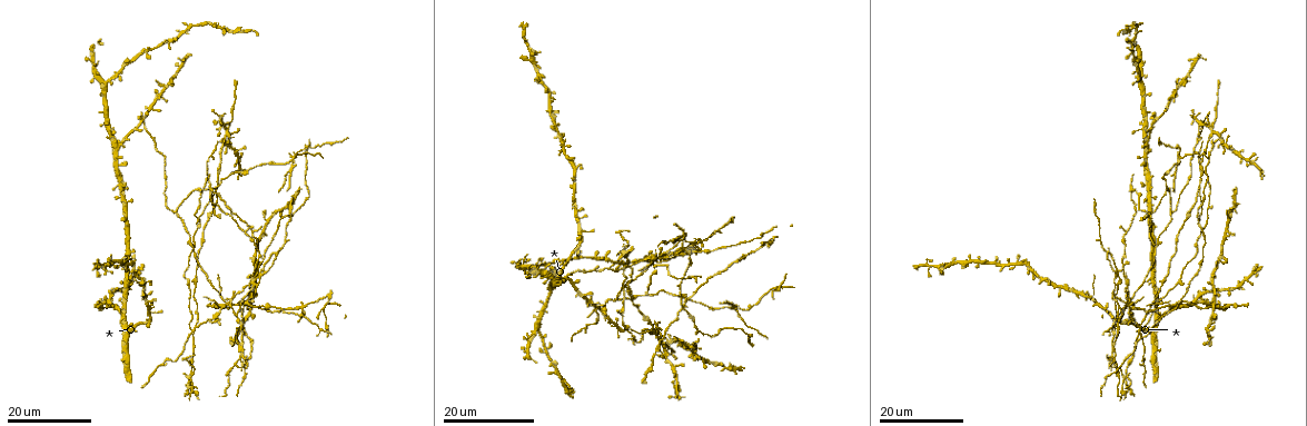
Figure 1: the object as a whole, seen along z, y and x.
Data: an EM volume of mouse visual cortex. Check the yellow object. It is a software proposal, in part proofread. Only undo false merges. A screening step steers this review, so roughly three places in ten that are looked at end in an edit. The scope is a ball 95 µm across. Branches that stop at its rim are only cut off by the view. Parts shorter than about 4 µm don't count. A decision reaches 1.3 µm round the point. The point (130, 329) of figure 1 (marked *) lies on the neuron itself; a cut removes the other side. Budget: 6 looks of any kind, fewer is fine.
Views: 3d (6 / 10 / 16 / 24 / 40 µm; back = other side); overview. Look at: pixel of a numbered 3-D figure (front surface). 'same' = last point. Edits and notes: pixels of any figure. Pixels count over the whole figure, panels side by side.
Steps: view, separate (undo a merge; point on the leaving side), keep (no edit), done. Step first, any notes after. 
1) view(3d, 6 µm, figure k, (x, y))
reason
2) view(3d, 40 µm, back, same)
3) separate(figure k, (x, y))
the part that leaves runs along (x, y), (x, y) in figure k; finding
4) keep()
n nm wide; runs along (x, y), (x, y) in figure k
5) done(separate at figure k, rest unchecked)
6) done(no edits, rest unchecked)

view(3d, 24 µm, figure 1, (1138, 339))
sudden change in width

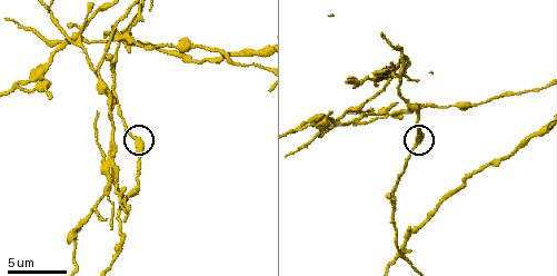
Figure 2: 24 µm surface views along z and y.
view(3d, 6 µm, figure 2, (418, 144))

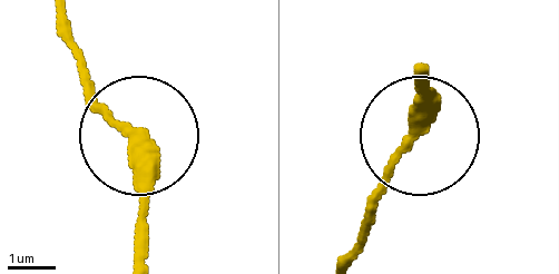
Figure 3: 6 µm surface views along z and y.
view(3d, 6 µm, back, figure 3, (408, 142))
other side

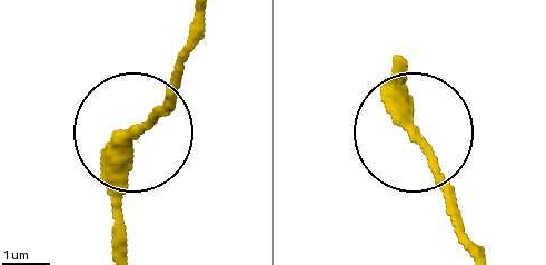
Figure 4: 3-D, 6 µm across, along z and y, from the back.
keep()
runs along (122, 243), (126, 147), (178, 79) in figure 4; all the same neuron

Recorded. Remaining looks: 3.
view(3d, 10 µm, figure 2, (395, 256))
small branch off a trunk

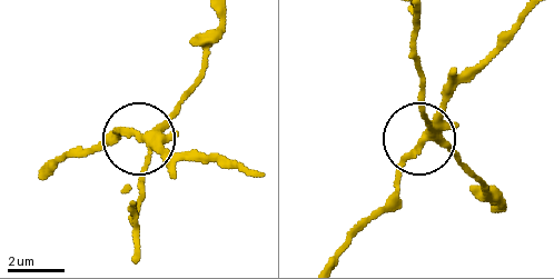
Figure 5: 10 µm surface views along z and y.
view(3d, 6 µm, figure 5, (142, 135))

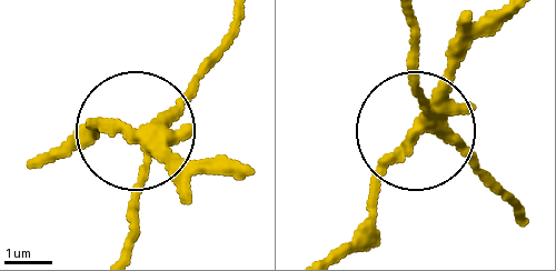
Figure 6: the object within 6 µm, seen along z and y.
separate(figure 6, (170, 161))
270 nm wide; a second neuron is stuck on

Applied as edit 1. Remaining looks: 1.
done(separate at figure 6, rest unchecked)

